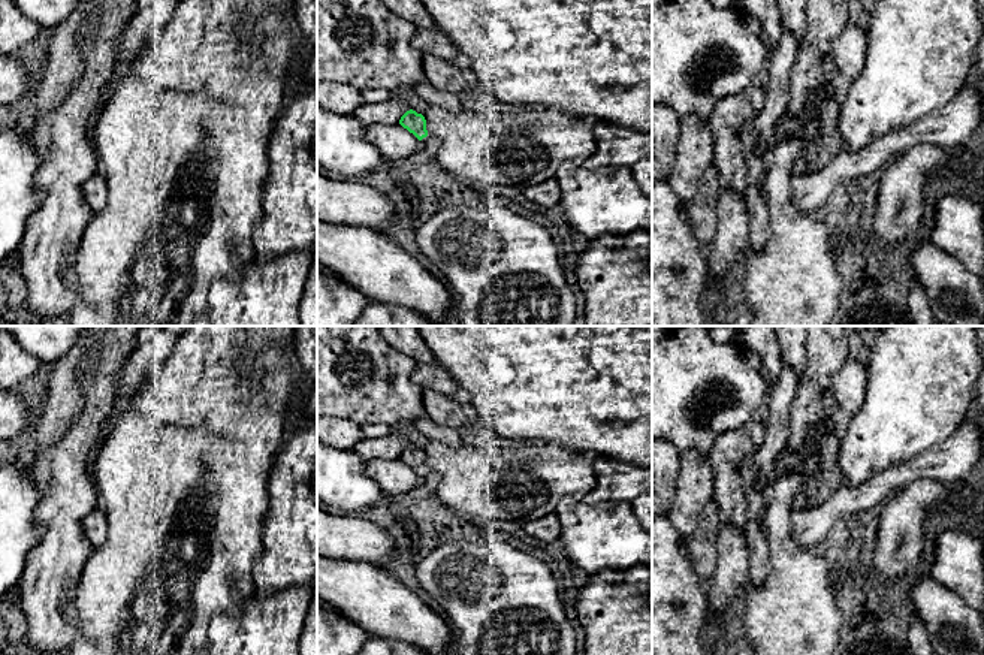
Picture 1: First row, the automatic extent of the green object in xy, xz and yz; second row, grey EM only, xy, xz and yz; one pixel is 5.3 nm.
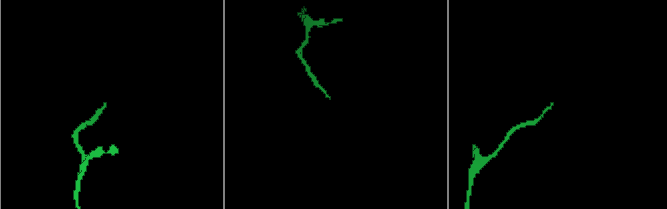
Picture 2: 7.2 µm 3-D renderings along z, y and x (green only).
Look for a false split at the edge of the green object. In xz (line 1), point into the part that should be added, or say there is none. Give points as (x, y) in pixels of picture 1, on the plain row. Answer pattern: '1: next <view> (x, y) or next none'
1: next xz (428, 488)

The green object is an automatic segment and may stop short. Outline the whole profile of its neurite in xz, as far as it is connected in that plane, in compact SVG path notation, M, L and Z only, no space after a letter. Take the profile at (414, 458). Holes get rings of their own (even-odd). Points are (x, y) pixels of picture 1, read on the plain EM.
M410 444L401 452L399 459L423 477L423 483L410 493L414 498L437 496L438 476L428 468L425 452Z

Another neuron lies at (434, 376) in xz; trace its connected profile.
M437 362L431 365L417 365L411 374L411 380L423 390L432 389L447 396L453 396L459 389L447 369L444 369Z

